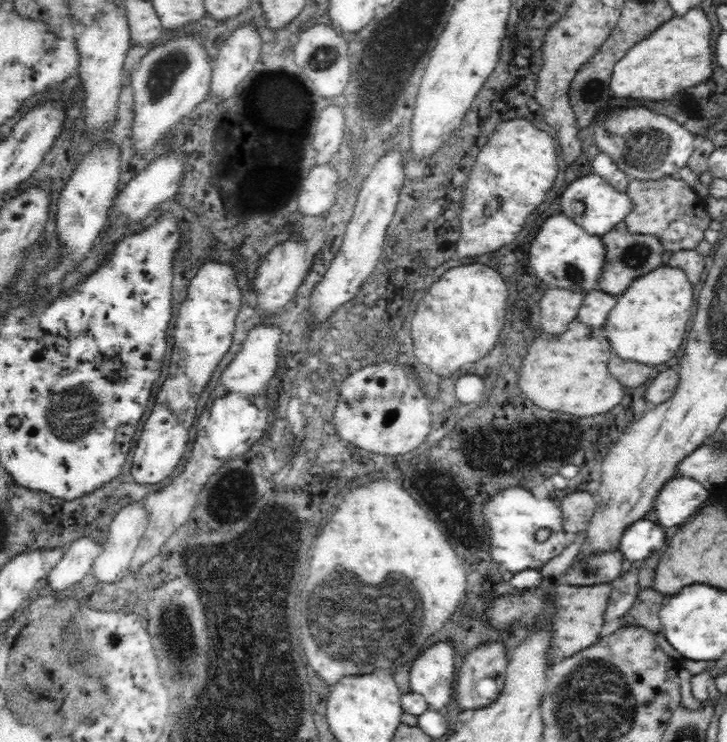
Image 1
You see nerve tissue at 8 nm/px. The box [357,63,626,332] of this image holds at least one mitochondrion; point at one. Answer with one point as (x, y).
(589, 89)

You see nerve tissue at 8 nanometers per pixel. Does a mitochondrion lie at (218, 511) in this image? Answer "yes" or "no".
yes

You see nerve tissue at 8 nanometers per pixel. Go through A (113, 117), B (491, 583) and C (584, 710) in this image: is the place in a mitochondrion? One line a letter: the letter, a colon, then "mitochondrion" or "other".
A: other
B: other
C: mitochondrion

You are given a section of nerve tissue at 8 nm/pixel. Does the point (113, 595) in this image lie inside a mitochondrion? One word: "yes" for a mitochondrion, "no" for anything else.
no

